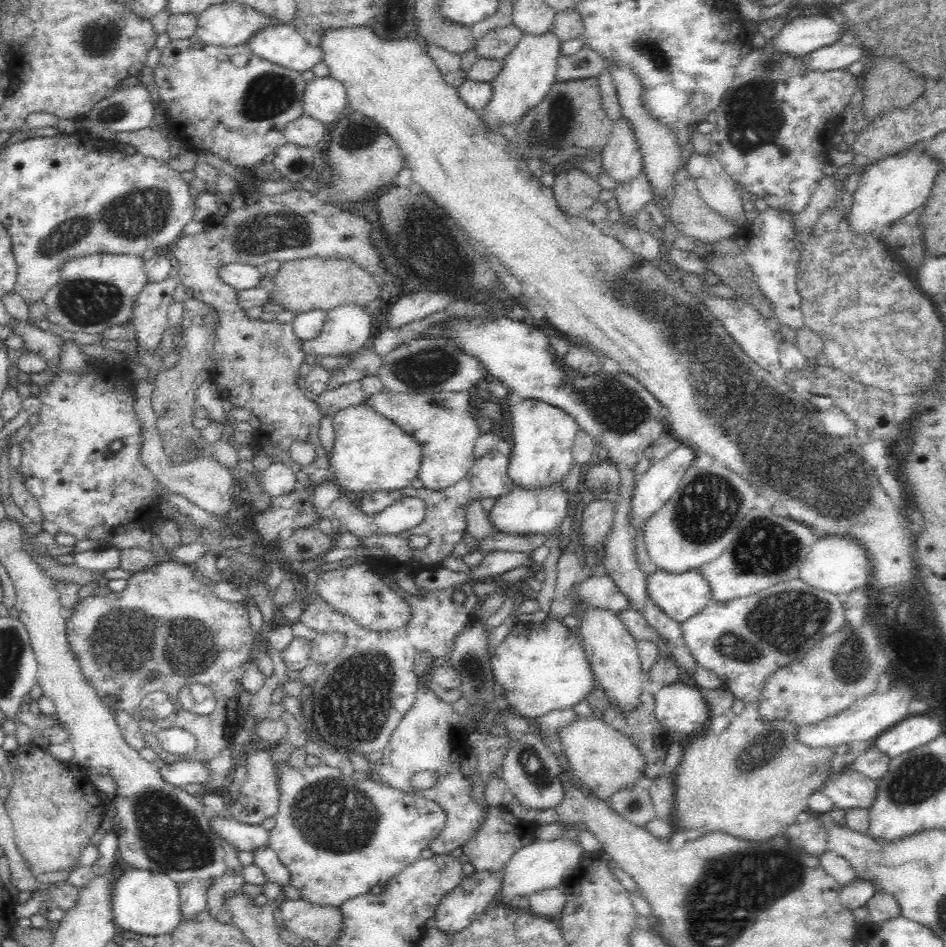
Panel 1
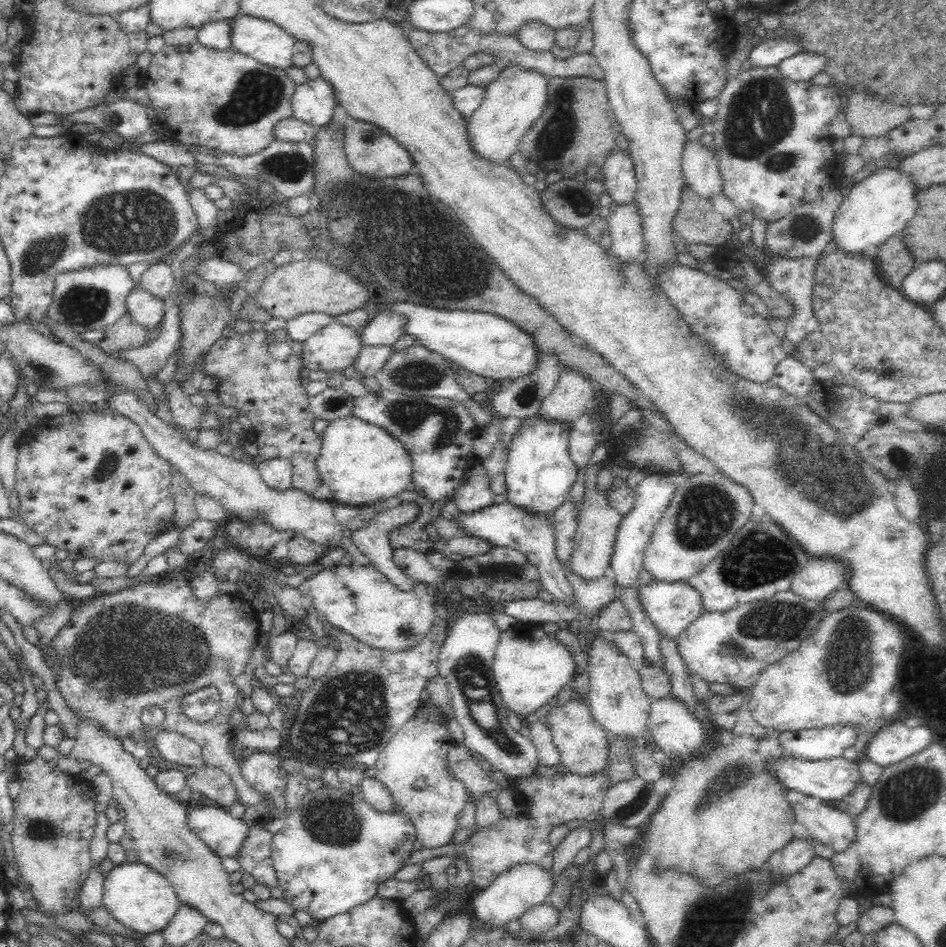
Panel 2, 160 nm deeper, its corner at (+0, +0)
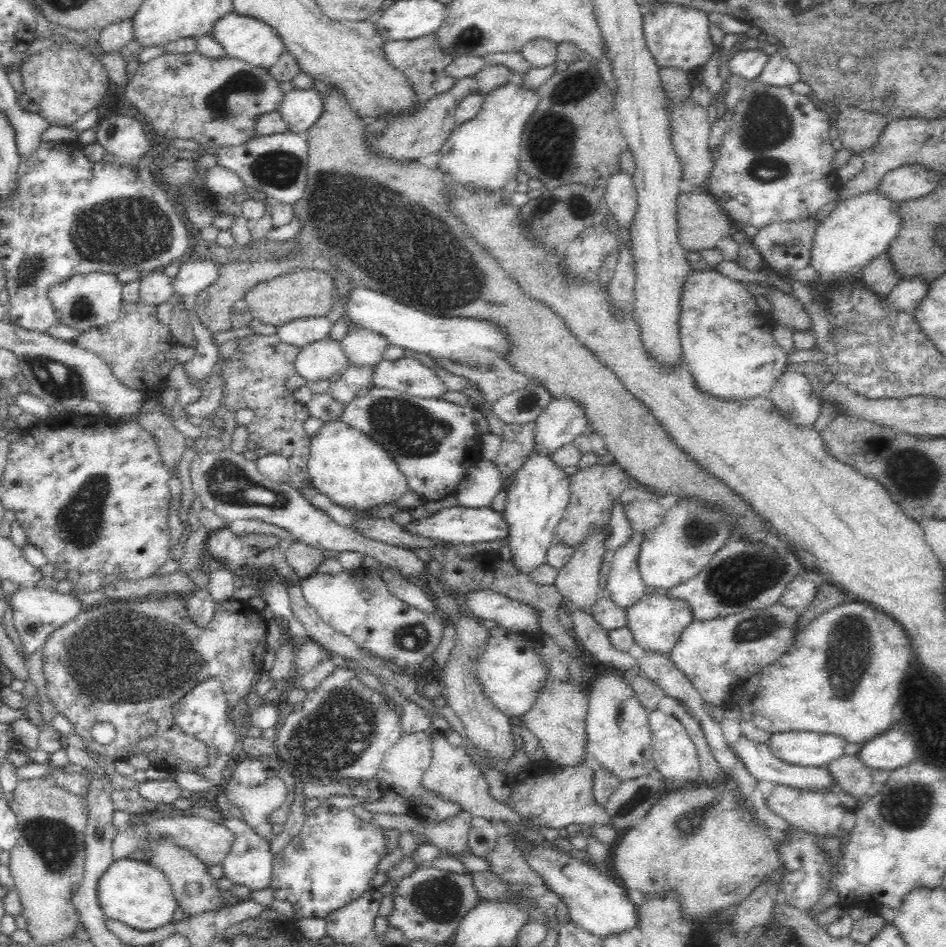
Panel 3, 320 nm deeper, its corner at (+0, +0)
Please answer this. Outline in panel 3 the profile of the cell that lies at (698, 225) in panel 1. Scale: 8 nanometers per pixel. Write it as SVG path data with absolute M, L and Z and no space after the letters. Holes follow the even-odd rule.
M684 188L678 195L676 216L679 241L686 252L699 252L699 250L716 247L719 240L730 236L733 227L732 220L717 203L717 200L704 190L690 191Z

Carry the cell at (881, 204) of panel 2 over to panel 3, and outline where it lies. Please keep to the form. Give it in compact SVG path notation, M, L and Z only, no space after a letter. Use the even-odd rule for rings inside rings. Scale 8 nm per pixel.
M872 189L836 204L828 216L818 223L808 266L815 270L816 277L823 281L827 289L827 284L832 280L841 282L857 274L860 268L887 250L892 239L896 238L902 222L896 208L898 203L878 195L878 191Z

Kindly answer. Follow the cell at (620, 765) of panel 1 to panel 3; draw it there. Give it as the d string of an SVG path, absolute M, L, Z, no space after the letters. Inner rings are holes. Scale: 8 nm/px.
M544 680L542 688L530 710L520 716L522 723L537 738L540 746L547 754L547 761L562 766L574 766L582 763L584 746L586 746L585 718L589 707L588 694L584 693L581 685L567 681Z

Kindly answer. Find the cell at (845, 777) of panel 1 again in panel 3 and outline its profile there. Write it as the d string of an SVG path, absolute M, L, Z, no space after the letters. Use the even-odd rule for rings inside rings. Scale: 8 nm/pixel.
M742 735L736 741L727 744L734 751L734 755L737 756L738 760L743 763L747 771L757 781L770 780L770 782L776 782L777 785L800 788L804 791L814 791L818 790L818 788L833 788L833 790L838 791L838 786L834 783L834 777L828 773L826 767L807 767L788 764L776 758L767 743L756 742Z

